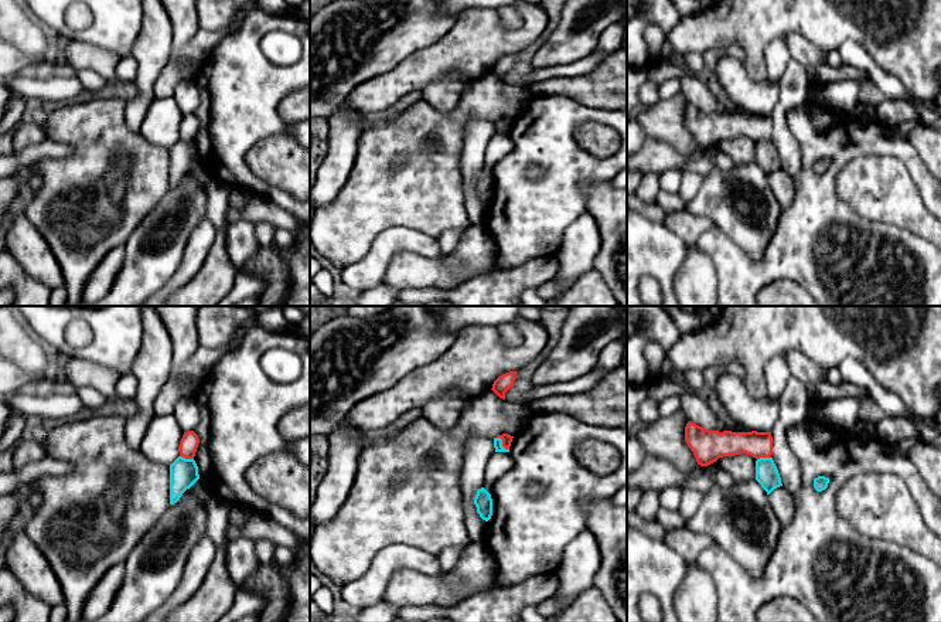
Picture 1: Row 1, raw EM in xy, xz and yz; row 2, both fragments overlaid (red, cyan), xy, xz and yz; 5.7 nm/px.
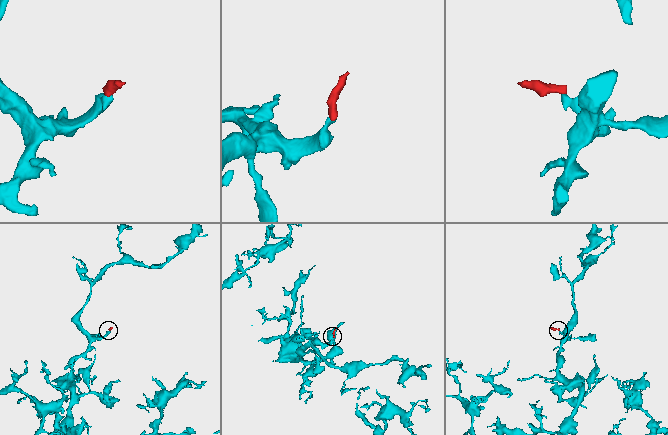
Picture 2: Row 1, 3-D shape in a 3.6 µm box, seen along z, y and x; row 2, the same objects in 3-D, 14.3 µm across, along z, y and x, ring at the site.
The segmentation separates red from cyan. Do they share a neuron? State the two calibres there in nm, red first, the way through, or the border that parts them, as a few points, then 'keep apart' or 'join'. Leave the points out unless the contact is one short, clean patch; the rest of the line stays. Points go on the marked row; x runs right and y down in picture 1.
60/50 nm | along xz (497, 437), (508, 449) | keep apart

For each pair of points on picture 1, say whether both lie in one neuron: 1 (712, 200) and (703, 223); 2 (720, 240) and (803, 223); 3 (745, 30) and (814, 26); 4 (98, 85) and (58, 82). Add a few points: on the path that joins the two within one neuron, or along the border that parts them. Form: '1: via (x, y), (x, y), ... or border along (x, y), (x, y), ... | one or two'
1: border along (685, 210), (706, 216), (715, 224) | two
2: via (740, 261), (745, 265), (764, 265), (786, 244) | one
3: via (761, 21), (797, 21) | one
4: border along (72, 72), (87, 91) | two

